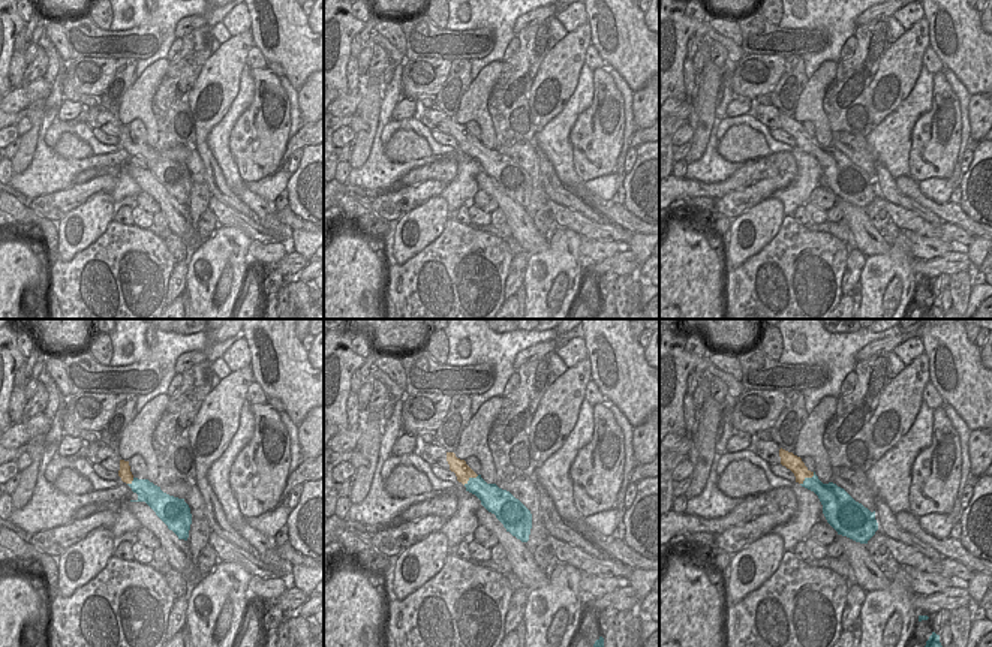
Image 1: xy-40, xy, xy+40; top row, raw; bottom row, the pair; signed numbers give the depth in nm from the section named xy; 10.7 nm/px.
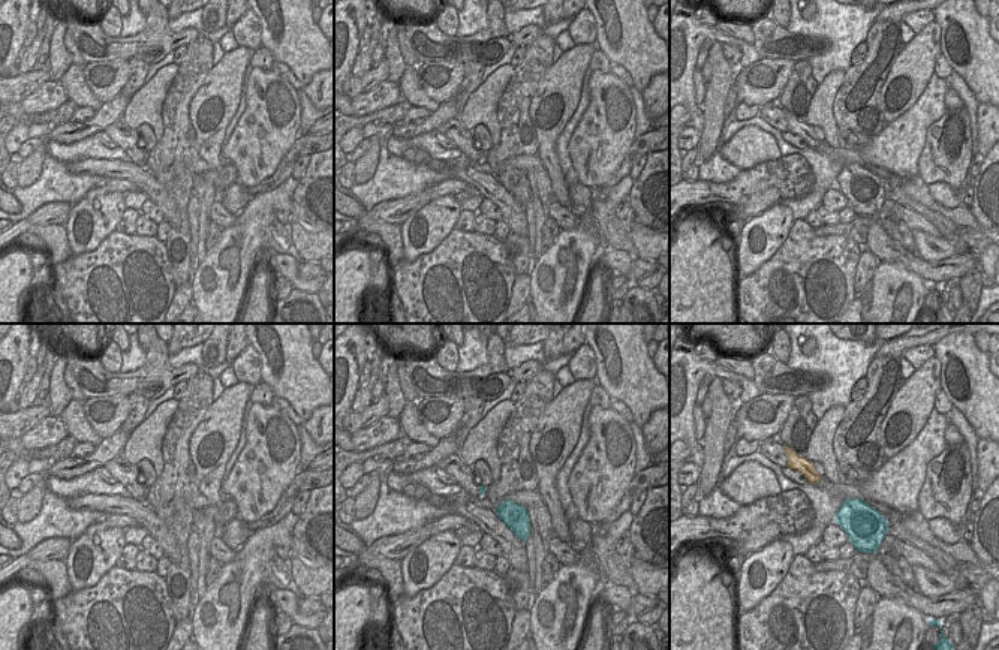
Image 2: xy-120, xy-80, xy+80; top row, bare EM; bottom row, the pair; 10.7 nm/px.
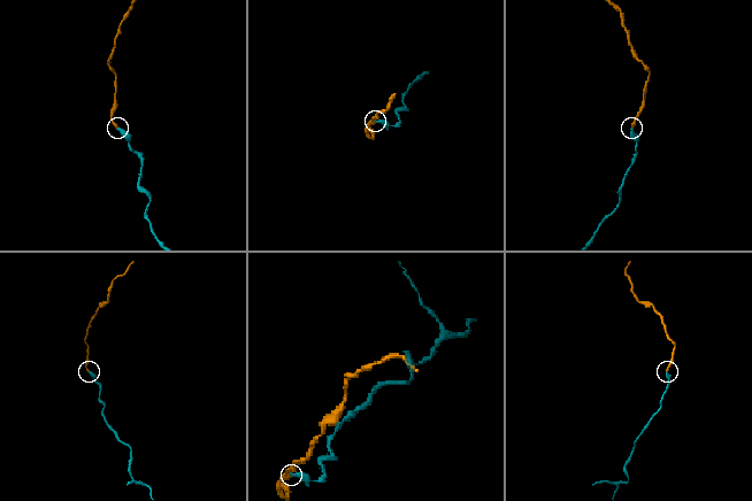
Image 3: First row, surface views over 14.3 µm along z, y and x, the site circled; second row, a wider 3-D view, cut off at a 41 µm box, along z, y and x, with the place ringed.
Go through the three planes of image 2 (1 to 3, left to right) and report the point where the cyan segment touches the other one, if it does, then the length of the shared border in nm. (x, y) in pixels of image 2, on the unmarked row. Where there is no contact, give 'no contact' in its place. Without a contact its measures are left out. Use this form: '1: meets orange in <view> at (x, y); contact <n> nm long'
1: no contact
2: no contact
3: meets orange in xy+80 at (815, 146); contact 60 nm long

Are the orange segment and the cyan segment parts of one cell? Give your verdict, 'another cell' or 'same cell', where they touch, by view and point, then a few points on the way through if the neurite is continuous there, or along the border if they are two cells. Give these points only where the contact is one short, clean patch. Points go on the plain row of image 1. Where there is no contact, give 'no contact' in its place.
same cell; meets orange in xy+40 at (808, 141); runs through xy+40 (791, 126), (808, 141), (826, 156)

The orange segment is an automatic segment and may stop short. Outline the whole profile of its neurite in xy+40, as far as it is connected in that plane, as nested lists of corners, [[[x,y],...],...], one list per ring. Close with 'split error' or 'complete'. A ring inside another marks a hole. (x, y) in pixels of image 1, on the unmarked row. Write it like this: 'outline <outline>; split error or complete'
outline [[[781,112],[779,121],[781,129],[794,138],[796,147],[818,160],[823,169],[823,178],[838,199],[860,208],[868,208],[878,195],[875,175],[871,177],[836,148],[823,148],[815,136],[811,136],[802,123],[793,117]]]; split error

